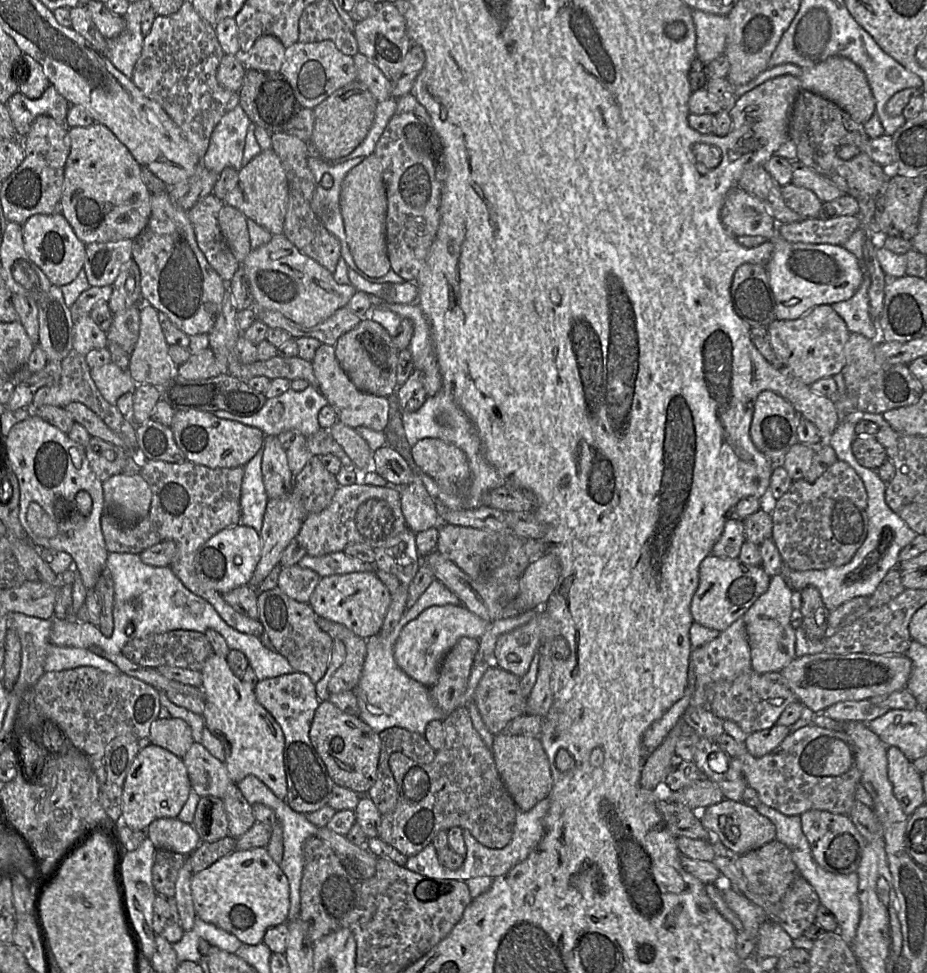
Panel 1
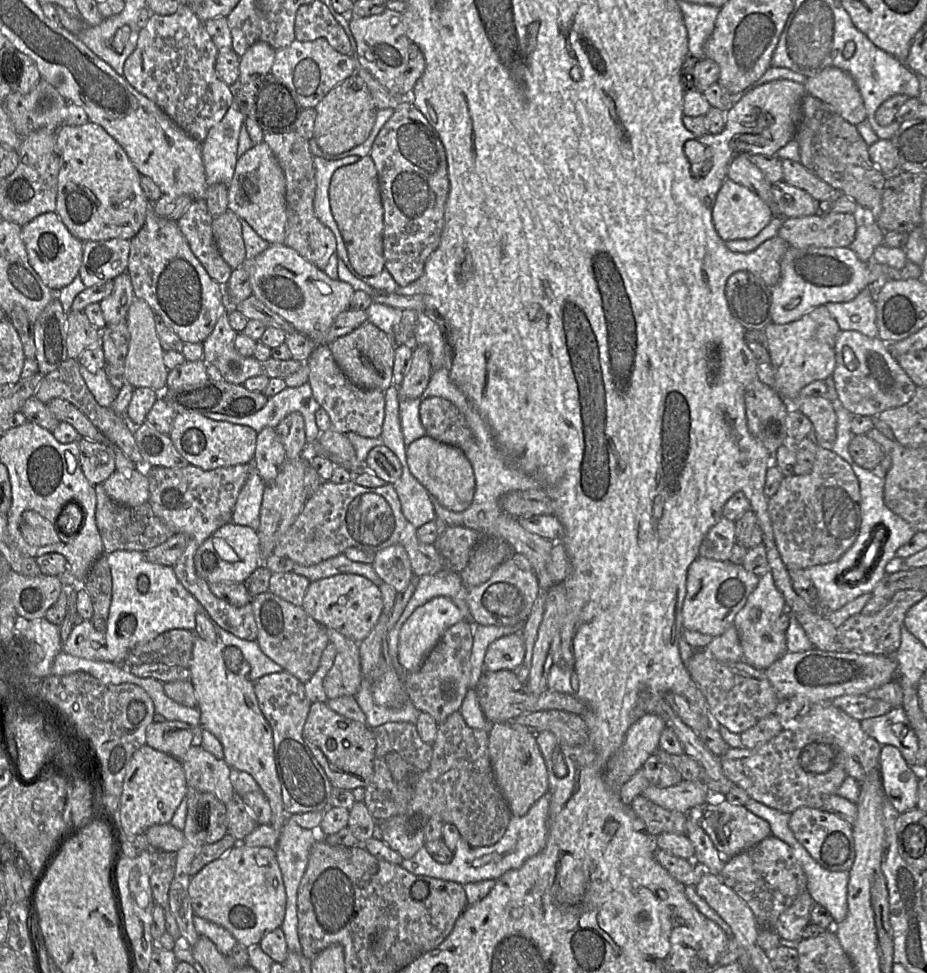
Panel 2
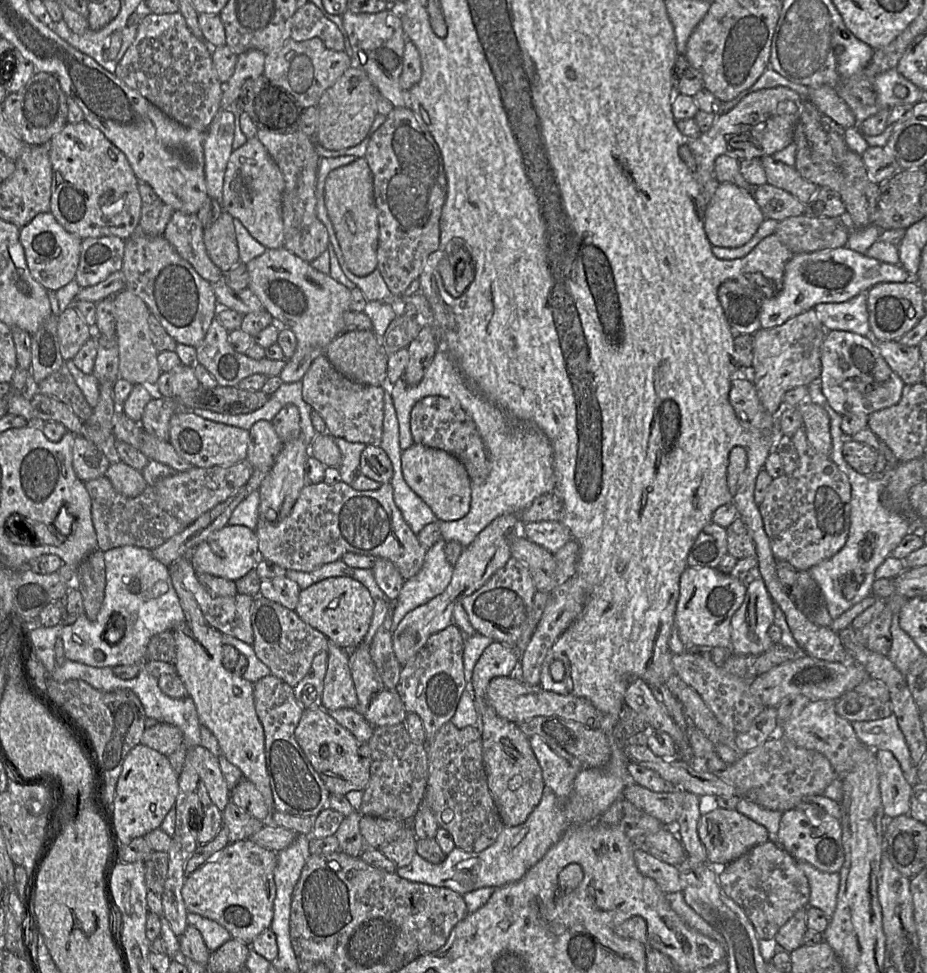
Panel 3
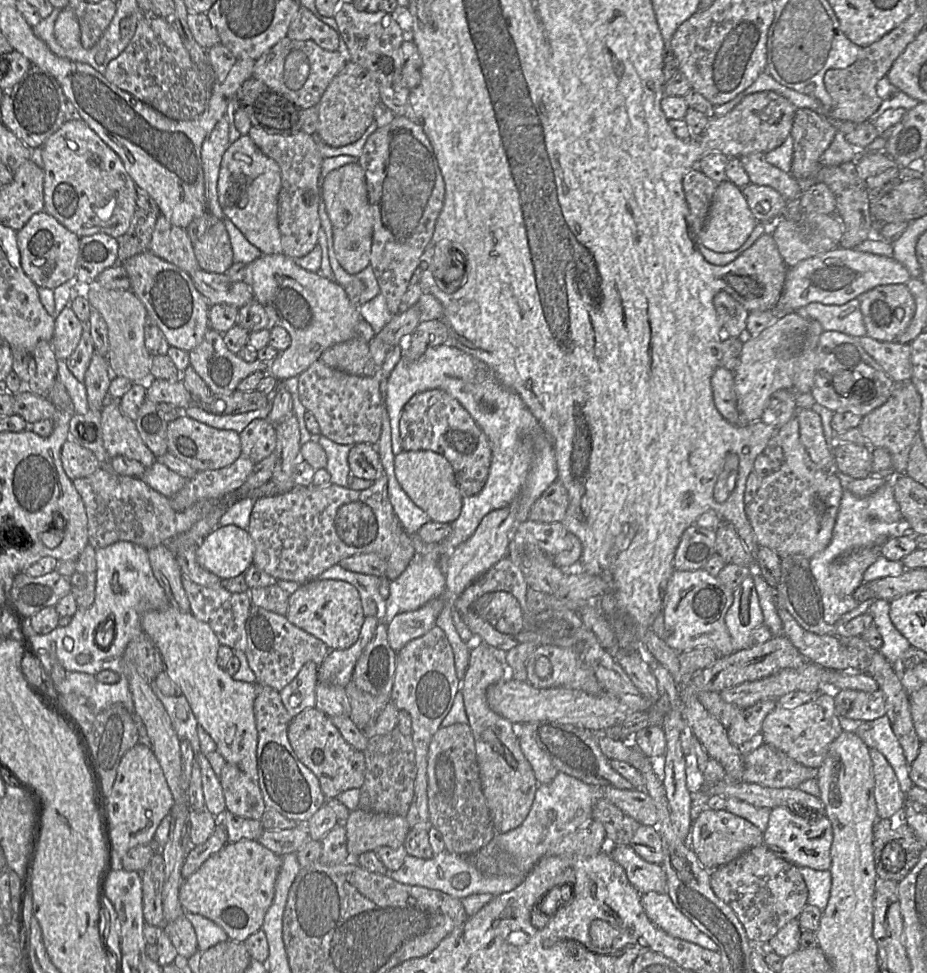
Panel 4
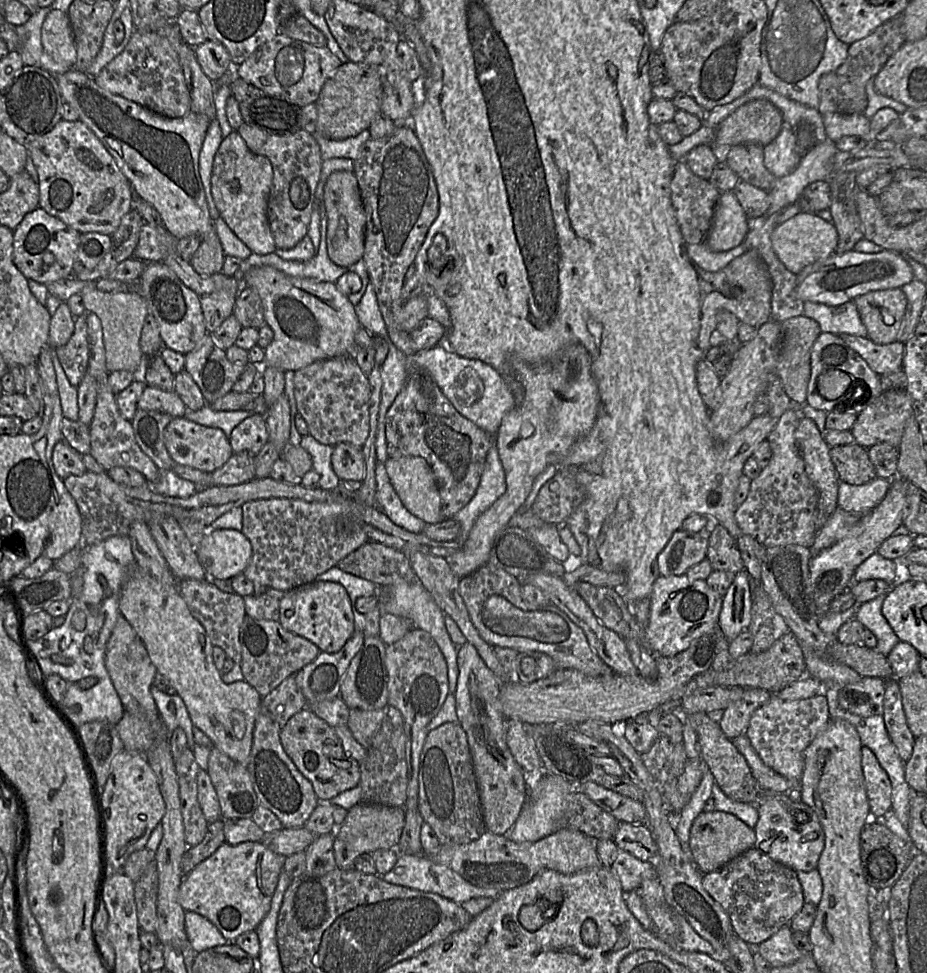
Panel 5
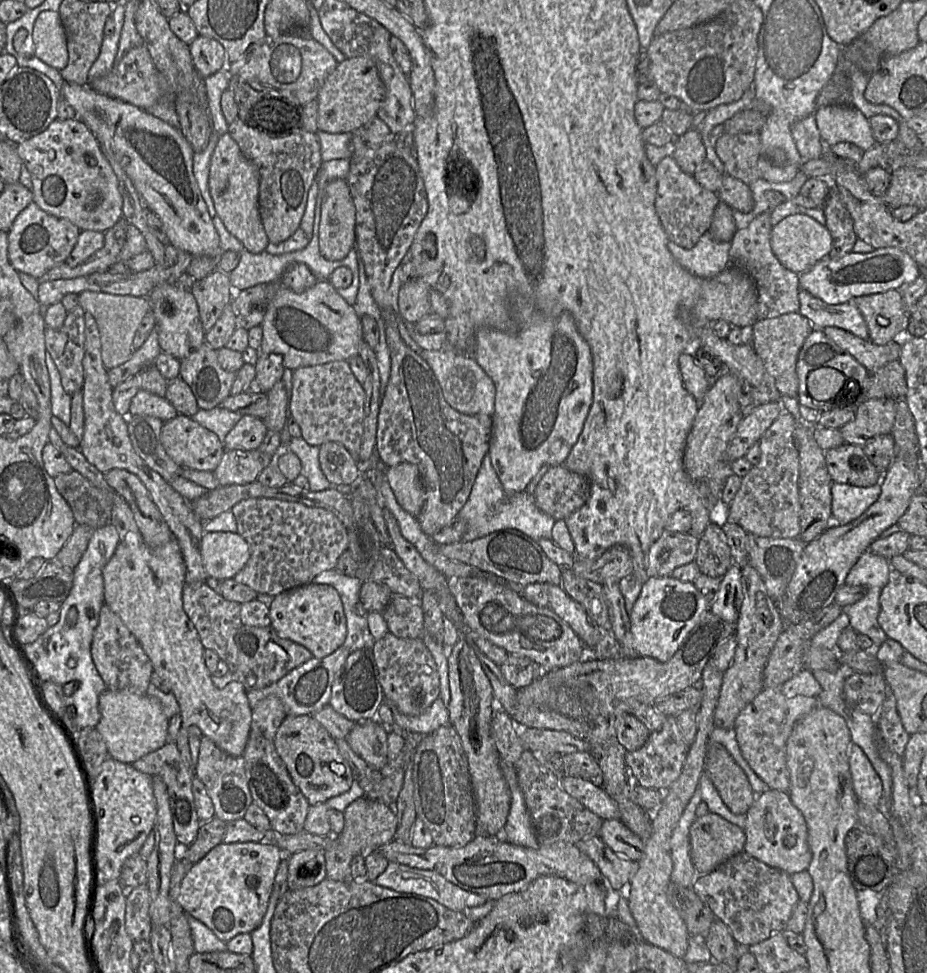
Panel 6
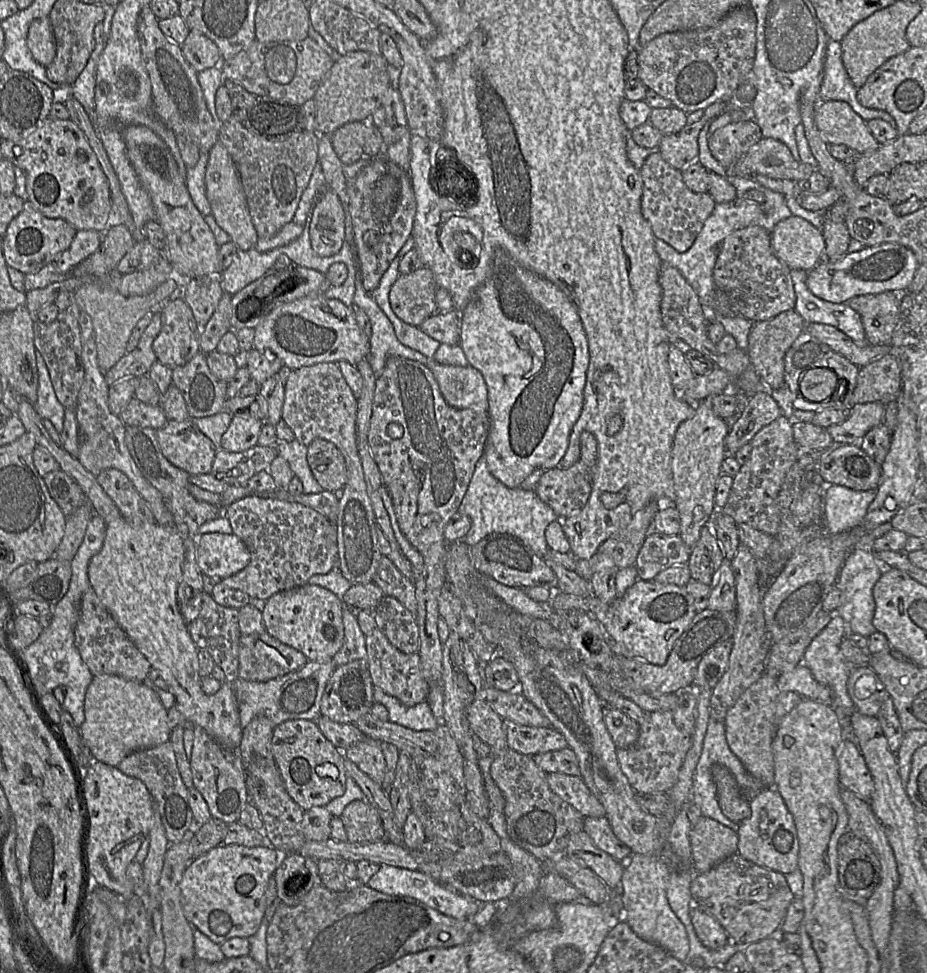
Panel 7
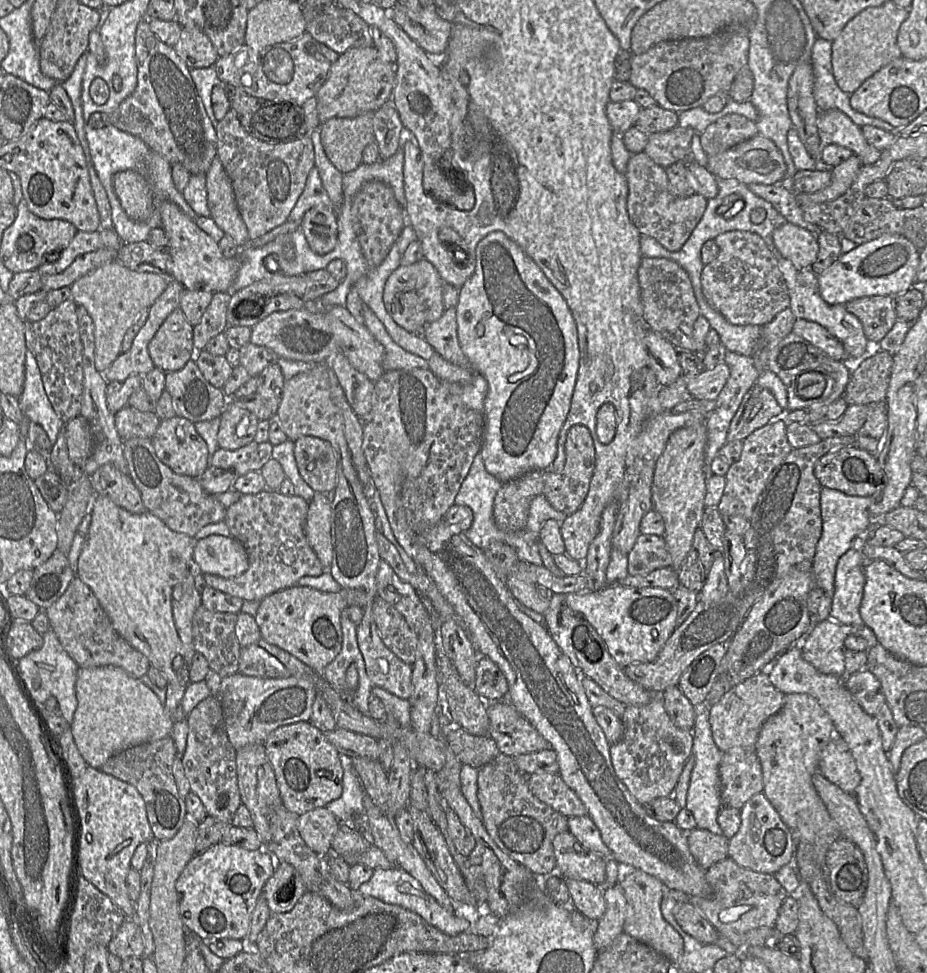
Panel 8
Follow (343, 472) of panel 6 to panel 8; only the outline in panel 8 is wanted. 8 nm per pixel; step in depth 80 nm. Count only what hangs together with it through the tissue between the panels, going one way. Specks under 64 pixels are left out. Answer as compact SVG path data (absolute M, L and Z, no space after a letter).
M313 436L294 441L294 457L299 474L316 493L332 492L338 479L339 462L328 441Z

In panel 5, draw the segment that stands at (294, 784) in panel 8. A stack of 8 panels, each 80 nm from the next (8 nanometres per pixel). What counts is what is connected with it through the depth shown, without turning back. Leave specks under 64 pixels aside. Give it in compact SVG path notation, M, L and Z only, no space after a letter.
M309 707L291 716L280 731L280 741L298 770L311 782L320 801L329 801L359 784L360 763L345 754L334 728Z

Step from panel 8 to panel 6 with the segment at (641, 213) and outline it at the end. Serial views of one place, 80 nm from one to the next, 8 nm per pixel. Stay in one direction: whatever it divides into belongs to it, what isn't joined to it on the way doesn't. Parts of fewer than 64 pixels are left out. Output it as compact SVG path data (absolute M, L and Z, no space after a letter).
M672 157L656 165L657 194L655 210L670 242L691 249L712 224L714 211L720 201L716 192L702 187L692 175L681 170Z

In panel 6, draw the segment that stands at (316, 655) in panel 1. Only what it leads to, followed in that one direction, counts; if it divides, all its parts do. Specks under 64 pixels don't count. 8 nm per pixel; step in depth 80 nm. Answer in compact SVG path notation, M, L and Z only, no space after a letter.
M242 625L235 635L235 642L238 666L233 673L233 680L242 683L246 690L264 688L313 657L307 648L279 637L271 627Z

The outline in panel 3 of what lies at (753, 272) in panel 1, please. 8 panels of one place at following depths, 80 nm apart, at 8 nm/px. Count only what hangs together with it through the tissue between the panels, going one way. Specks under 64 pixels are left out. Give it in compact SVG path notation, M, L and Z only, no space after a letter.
M728 280L718 289L718 299L734 336L741 334L753 335L761 328L761 308L764 300L768 299L763 296L761 291L743 286L734 280Z

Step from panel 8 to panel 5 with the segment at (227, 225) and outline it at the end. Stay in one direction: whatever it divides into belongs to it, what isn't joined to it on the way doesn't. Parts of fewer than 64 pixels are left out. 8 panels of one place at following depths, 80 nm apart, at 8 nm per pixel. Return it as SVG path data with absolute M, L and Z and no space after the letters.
M237 131L223 138L213 161L213 200L220 218L257 255L271 254L277 249L267 218L267 202L272 181L273 168L268 158L252 153Z

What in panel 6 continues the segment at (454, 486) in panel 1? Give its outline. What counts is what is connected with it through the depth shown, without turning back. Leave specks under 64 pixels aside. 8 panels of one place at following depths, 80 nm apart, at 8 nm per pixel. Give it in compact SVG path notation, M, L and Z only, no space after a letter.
M403 462L385 469L386 479L400 507L414 516L420 514L425 495L420 472L415 464Z

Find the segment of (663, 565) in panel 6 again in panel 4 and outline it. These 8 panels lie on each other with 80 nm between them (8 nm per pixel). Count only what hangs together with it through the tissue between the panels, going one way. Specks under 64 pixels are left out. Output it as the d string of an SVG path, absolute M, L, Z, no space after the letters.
M692 525L682 534L676 548L673 567L676 571L703 569L707 561L716 554L714 530Z

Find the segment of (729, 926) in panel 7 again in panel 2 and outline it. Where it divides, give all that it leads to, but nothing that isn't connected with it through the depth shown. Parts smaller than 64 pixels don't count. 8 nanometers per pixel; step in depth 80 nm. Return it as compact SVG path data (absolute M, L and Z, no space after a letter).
M769 836L755 846L727 859L718 875L752 910L759 930L775 929L779 916L807 890L806 876L789 846Z

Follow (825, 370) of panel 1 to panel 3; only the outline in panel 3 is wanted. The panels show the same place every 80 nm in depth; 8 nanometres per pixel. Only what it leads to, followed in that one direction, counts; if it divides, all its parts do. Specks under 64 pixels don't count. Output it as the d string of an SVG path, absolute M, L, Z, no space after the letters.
M814 309L796 315L782 325L759 329L753 334L753 383L764 408L777 415L784 394L799 386L808 386L821 375L821 347L827 331Z

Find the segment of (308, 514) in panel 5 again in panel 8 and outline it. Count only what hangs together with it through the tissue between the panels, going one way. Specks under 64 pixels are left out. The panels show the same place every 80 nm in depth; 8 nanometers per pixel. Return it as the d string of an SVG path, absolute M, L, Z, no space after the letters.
M264 490L258 494L241 495L237 502L226 508L225 521L229 528L230 536L245 547L248 554L249 567L243 574L233 578L223 578L205 573L203 574L205 585L239 597L244 601L261 601L270 594L295 586L302 577L322 575L325 570L309 545L304 531L308 503L308 501L299 496L285 496L277 490Z

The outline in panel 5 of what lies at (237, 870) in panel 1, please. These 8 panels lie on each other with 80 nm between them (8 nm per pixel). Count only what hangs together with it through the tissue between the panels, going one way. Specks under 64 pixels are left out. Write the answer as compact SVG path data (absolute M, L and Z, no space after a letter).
M261 841L236 845L224 842L211 856L185 875L178 902L185 911L196 912L210 920L228 941L256 930L268 913L285 861Z

